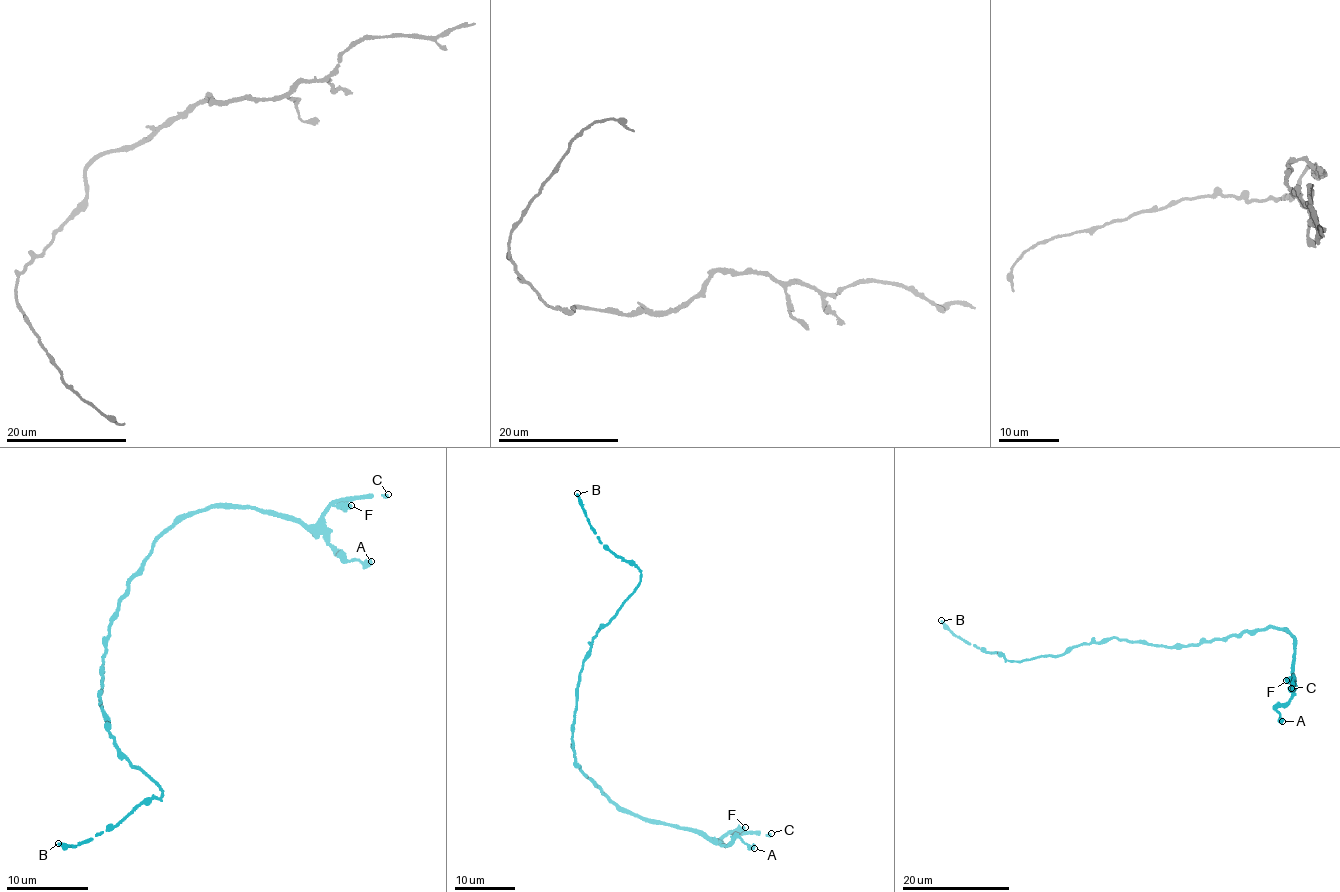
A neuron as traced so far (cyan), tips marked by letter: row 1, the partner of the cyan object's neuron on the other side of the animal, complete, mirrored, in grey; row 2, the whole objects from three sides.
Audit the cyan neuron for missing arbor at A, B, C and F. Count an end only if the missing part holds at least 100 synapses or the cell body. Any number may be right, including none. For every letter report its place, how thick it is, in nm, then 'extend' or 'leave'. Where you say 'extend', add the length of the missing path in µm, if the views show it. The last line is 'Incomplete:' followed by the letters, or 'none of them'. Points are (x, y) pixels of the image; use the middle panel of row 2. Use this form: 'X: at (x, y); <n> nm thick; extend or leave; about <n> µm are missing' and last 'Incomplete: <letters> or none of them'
A: at (754, 848); 500 nm thick; leave
B: at (577, 493); 240 nm thick; leave
C: at (771, 833); 240 nm thick; extend; about 100 µm are missing
F: at (745, 827); 440 nm thick; leave
Incomplete: C

